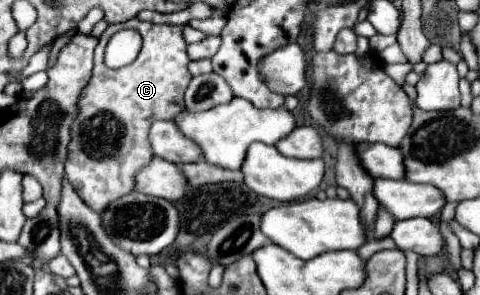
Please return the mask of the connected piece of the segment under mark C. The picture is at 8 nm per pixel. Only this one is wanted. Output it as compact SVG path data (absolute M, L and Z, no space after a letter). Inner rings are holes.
M130 19L110 25L96 45L94 75L78 99L78 115L72 123L66 175L84 203L98 213L114 199L130 193L134 189L136 173L150 163L152 149L148 143L148 129L154 121L146 119L174 119L184 109L182 95L192 75L186 67L190 59L182 37L183 27ZM122 29L136 29L142 35L142 49L134 63L112 71L104 65L104 49L110 37Z

